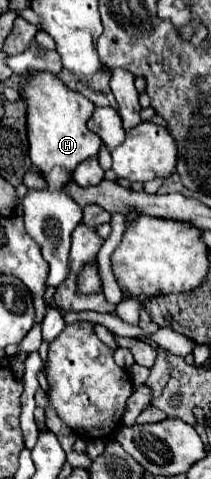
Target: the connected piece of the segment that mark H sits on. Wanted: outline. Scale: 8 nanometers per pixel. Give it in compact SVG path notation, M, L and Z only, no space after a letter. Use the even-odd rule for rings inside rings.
M46 71L34 73L20 95L28 103L28 153L42 173L50 173L54 167L74 171L82 161L98 155L102 139L86 127L86 121L94 111L94 105L86 97L70 91L56 75Z

